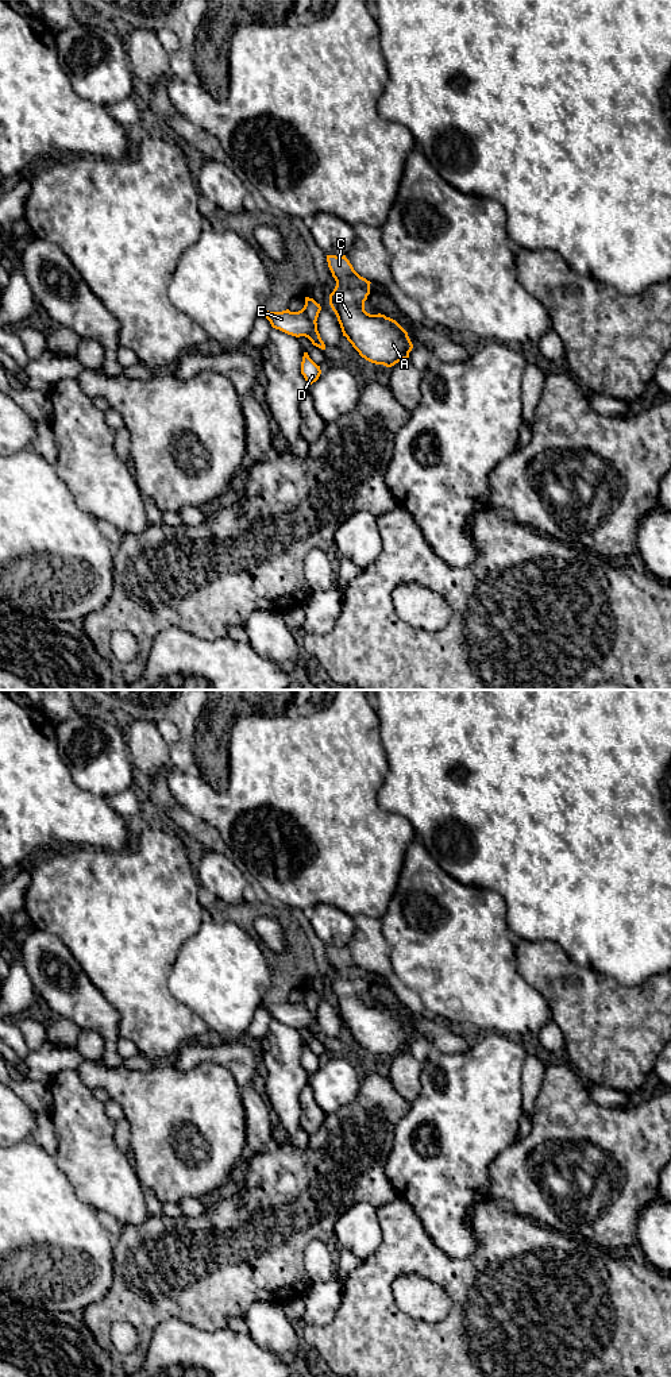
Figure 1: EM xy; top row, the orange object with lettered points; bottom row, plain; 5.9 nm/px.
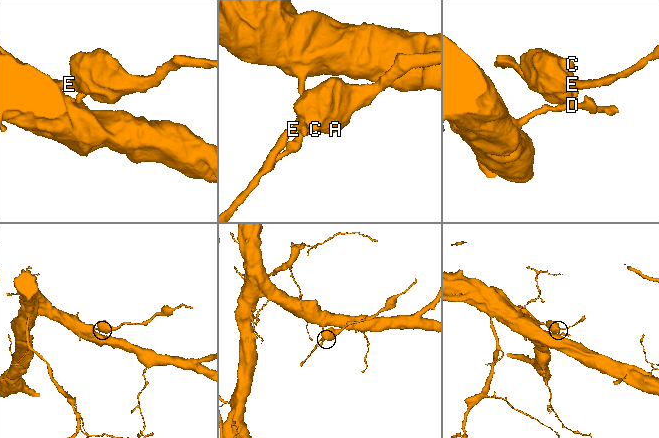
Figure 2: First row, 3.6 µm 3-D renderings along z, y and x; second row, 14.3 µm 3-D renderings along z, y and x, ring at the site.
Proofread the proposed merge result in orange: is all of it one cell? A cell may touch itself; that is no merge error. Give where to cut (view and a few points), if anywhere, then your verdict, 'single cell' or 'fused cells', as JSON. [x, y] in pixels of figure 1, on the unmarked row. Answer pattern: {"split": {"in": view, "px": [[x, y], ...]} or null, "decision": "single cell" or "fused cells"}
{"split": {"in": "xy", "px": [[301, 1001], [315, 1013]]}, "decision": "fused cells"}

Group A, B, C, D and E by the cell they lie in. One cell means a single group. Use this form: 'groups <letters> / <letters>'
groups A B C E / D

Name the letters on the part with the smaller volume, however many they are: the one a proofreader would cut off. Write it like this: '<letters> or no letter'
A, B, C, E

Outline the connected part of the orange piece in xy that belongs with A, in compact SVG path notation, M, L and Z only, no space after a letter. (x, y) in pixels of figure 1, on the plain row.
M327 946L327 953L336 972L329 996L343 1027L371 1054L392 1058L408 1050L413 1040L408 1023L396 1011L365 1002L371 973L354 961L346 946Z

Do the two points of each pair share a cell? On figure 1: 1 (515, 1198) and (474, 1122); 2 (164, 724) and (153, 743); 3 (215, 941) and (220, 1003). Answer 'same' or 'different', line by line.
1: different
2: different
3: same

